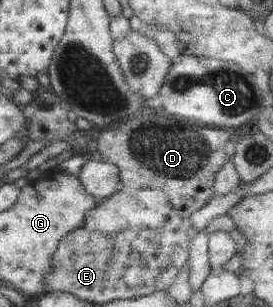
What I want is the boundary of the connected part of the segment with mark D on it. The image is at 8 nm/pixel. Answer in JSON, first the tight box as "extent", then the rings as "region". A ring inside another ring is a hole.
{"extent":[93,109,230,219],"region":[[[149,109],[121,121],[116,129],[104,130],[93,152],[99,159],[118,167],[121,188],[160,189],[166,193],[177,214],[189,219],[214,195],[215,176],[229,159],[225,145],[230,137],[222,129],[208,129],[198,121],[172,121],[158,110]]]}

